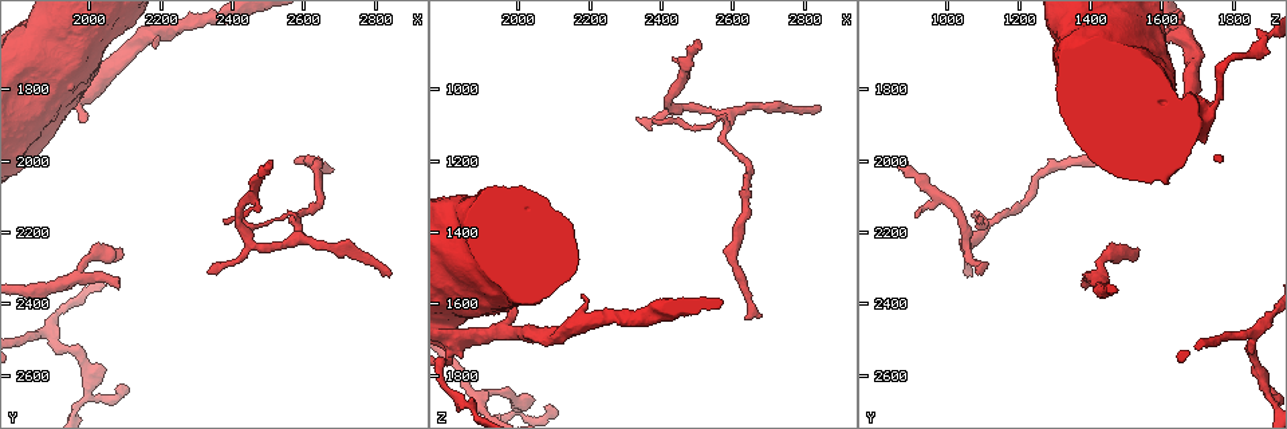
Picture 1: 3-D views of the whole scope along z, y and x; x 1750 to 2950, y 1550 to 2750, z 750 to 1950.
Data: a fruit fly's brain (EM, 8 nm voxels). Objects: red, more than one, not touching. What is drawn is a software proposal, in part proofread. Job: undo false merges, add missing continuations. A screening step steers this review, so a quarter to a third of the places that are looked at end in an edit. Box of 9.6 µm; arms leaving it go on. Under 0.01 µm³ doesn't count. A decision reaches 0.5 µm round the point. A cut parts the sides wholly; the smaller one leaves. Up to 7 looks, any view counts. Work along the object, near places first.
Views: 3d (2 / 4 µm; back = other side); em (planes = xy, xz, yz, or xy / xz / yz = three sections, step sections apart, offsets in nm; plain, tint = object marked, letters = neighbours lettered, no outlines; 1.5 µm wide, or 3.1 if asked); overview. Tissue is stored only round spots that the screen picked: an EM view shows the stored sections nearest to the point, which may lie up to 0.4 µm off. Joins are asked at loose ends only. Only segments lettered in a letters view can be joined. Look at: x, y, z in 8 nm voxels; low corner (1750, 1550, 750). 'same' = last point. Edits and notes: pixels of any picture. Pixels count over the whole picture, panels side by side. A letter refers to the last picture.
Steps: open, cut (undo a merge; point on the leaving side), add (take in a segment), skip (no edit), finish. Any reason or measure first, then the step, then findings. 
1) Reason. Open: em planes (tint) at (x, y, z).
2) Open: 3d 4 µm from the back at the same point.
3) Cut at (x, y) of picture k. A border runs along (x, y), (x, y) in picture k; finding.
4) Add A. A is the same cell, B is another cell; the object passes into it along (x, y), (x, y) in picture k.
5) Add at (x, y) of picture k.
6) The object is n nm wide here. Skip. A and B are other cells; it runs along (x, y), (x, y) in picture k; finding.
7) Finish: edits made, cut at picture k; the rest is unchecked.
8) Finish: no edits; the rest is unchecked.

Branch stops here. Open: em planes (plain) at (2100, 2640, 1890).

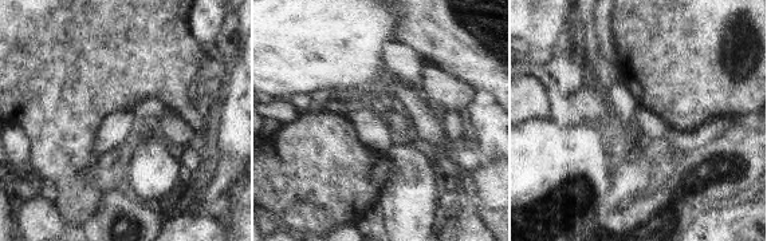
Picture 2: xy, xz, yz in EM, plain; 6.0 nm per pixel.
Open: em planes (tint) at the same point.

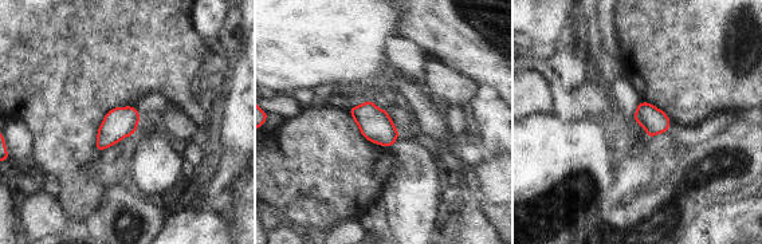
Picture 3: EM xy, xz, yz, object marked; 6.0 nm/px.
What lies round it. Open: em planes (letters) at the same point.

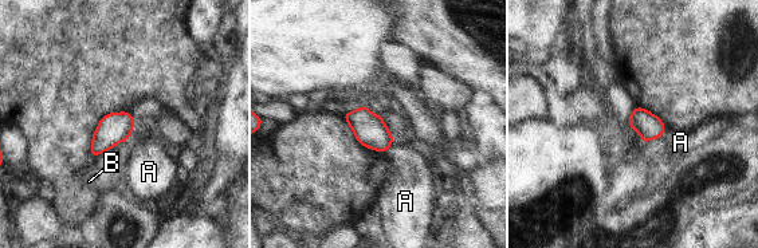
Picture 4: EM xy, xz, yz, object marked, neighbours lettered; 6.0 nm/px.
The longest contact is with A, 100 nm. Skip. A and B are other cells; a border runs along (395, 141), (384, 153) in picture 4; no lettered segment goes on from it.

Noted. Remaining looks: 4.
A fork. Open: em 3.1 µm planes (tint) at (1890, 2480, 1860).

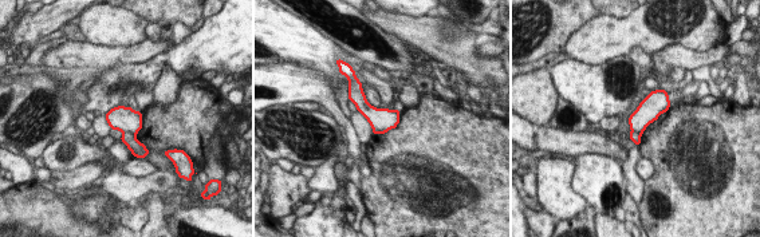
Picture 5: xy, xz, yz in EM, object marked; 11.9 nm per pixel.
What lies round it. Open: em 3.1 µm planes (letters) at the same point.

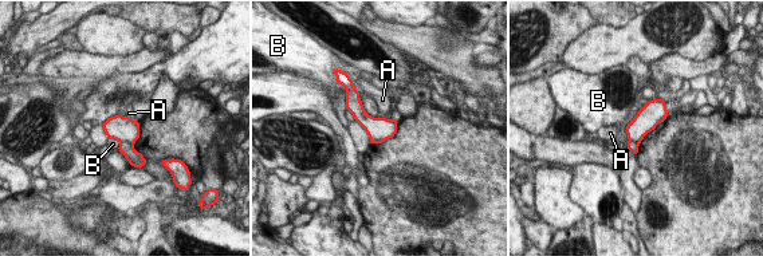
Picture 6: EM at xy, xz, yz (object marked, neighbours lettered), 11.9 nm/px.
The object is 280 nm wide here. Cut at (134, 158) of picture 6. A and B are other cells; a border runs along (121, 141), (128, 141), (132, 145) in picture 6; a second neuron is stuck on.

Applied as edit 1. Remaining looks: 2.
Redraw. Open: overview.

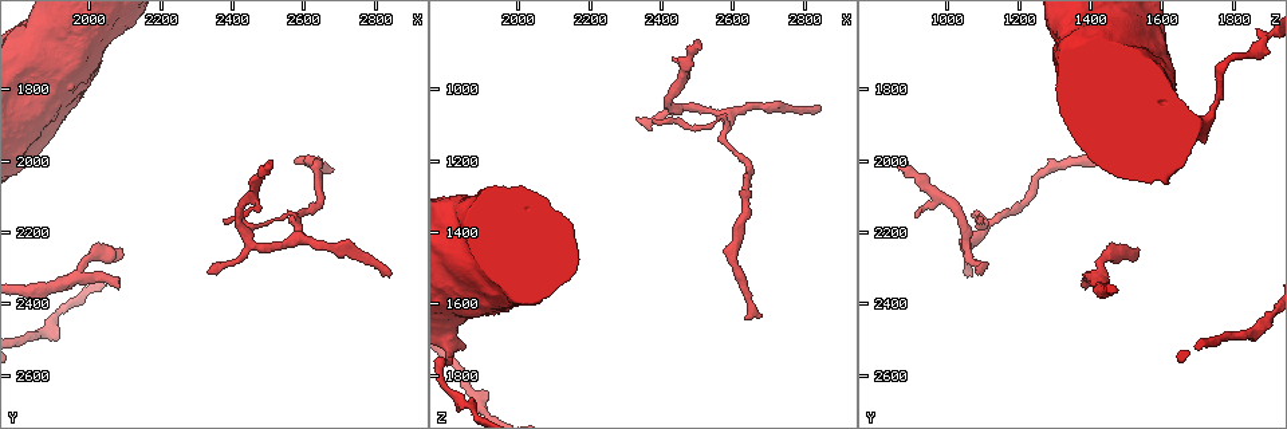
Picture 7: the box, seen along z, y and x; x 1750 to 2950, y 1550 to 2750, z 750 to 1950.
Free end. Open: em planes (letters) at (2500, 2000, 880).

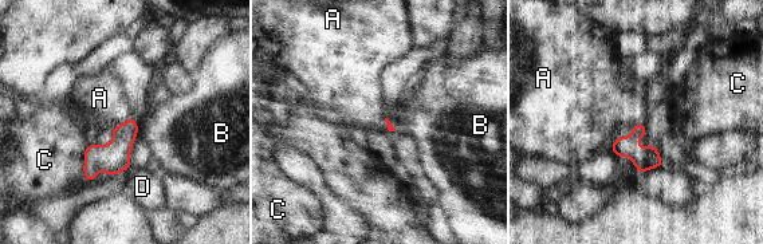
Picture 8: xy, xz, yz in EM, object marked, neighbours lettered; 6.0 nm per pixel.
Skip. A, B, C and D are other cells; none of them fits.

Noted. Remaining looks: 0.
Finish: edits made, cut at picture 6; the rest is unchecked.

